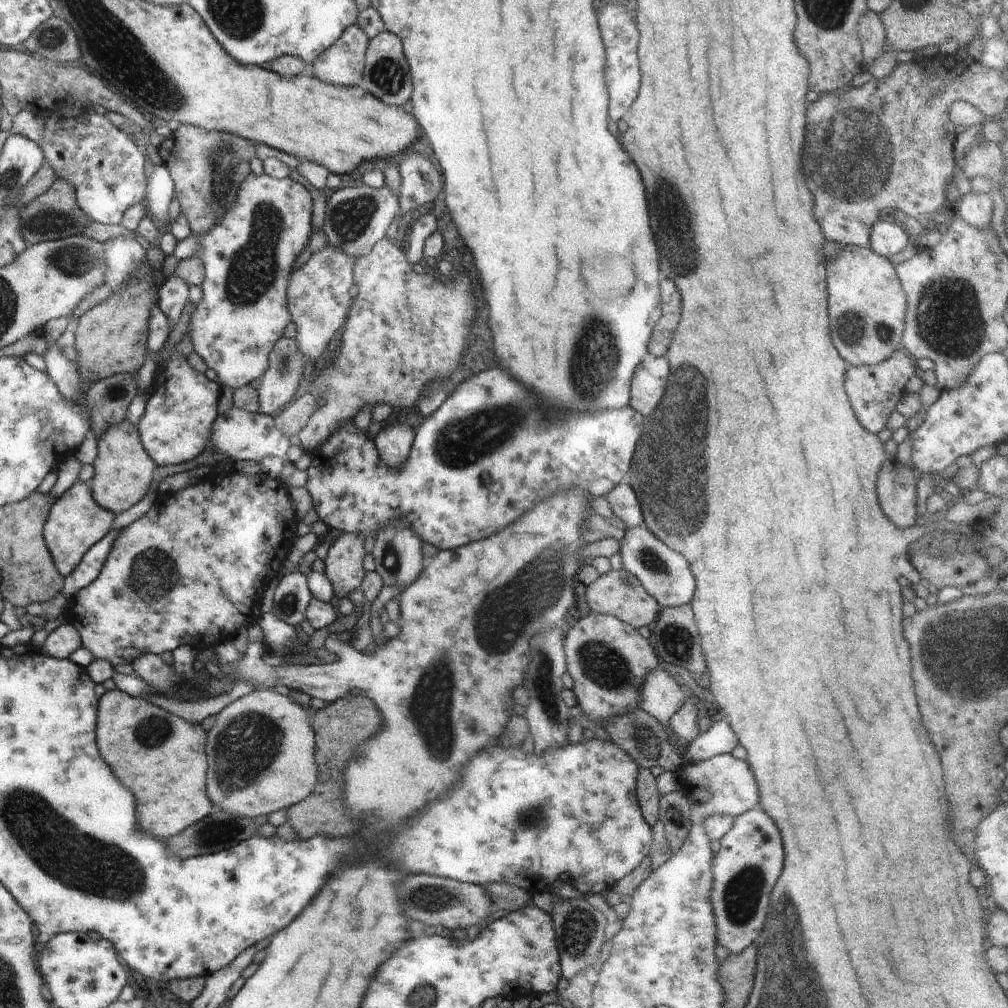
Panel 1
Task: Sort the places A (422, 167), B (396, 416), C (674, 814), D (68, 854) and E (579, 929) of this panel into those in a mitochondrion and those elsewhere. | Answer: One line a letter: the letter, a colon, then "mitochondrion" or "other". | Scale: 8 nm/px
A: other
B: other
C: mitochondrion
D: mitochondrion
E: mitochondrion

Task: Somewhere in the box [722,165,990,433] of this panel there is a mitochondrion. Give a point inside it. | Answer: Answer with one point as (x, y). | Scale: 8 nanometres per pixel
(948, 319)

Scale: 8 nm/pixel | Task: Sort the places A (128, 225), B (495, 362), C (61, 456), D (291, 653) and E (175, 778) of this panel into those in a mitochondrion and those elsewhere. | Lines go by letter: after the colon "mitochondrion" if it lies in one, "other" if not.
A: other
B: other
C: other
D: other
E: other

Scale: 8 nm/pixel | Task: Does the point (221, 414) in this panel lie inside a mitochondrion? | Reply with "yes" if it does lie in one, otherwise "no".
no

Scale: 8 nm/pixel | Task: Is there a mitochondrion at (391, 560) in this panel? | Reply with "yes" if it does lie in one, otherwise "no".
yes

